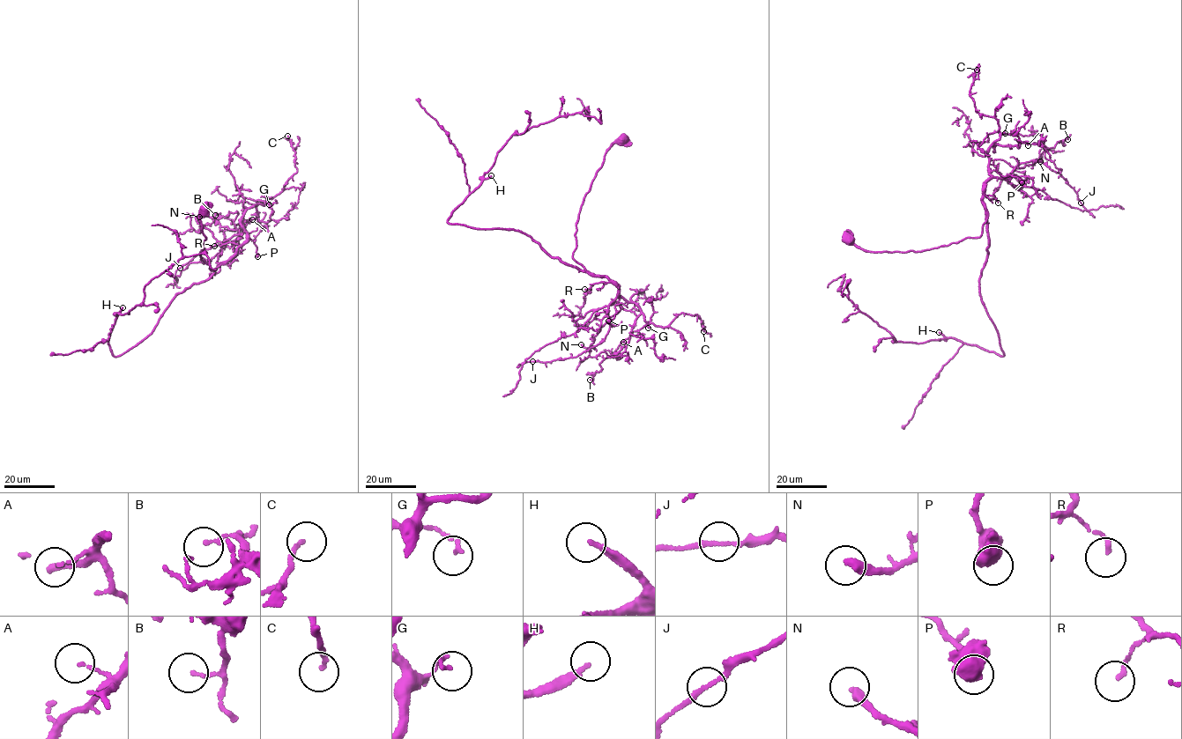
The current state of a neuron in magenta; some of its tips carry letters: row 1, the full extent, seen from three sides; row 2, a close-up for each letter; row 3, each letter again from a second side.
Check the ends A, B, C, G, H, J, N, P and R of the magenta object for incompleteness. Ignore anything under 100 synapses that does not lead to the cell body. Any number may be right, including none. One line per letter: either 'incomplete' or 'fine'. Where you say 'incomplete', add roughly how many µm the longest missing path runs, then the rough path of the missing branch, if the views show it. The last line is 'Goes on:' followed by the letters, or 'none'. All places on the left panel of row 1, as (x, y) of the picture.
A: fine
B: fine
C: fine
G: fine
H: incomplete; about 140 µm are missing; missing branch runs (122, 307), (137, 269), (125, 183), (95, 152), (88, 98), (67, 70)
J: fine
N: fine
P: fine
R: fine
Goes on: H

